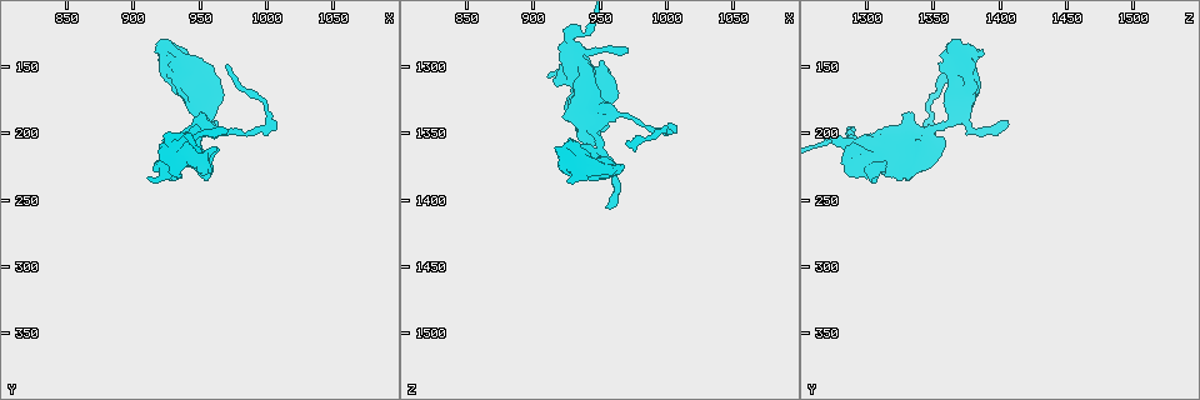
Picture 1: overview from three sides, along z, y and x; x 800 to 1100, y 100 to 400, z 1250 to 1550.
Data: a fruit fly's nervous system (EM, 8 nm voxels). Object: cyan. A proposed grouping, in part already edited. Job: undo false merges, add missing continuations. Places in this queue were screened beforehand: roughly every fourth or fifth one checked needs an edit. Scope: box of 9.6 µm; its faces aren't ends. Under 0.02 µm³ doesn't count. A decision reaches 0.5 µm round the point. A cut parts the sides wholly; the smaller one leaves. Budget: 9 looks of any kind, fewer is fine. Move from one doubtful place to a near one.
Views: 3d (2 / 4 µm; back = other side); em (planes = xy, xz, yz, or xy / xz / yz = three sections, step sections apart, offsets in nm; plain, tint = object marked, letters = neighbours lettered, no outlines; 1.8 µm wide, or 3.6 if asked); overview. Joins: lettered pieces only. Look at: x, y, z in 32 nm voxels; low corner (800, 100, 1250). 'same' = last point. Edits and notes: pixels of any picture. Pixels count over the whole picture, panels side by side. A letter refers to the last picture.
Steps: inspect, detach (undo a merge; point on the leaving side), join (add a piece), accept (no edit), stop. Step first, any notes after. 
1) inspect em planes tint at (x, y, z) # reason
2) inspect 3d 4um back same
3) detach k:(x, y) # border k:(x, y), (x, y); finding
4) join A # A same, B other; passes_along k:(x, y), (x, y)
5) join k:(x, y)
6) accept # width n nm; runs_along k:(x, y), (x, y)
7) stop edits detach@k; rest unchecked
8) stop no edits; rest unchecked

inspect em planes letters at (924, 140, 1368) # calibre changes

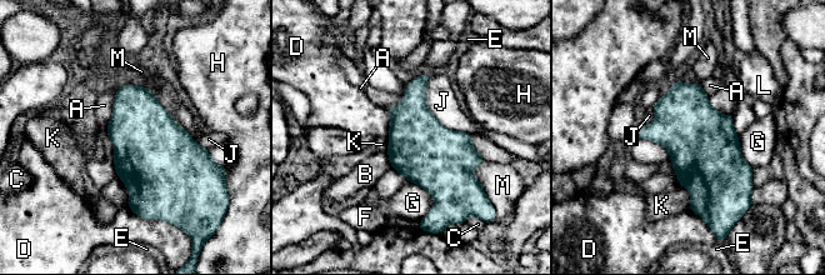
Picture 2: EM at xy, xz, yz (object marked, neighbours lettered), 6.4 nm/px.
accept # width 400 nm; A other, B other, C other, D other, E other, F other, G other, H other, J other, K other, L other, M other; border 2:(118, 176), (128, 191), (129, 206); continuous, no second cell

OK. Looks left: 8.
inspect em yz step 16 tint at (962, 212, 1316) # branch stops here

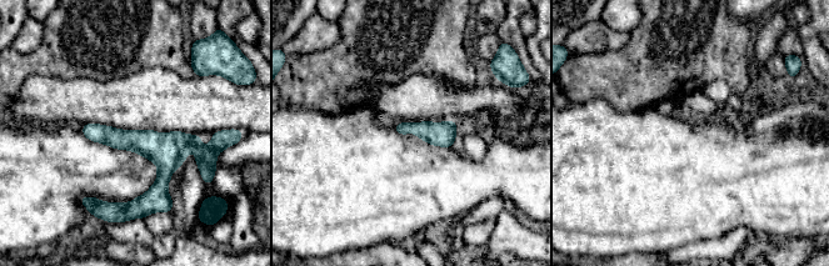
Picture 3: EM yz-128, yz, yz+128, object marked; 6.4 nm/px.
inspect em xz step 8 letters same # cut it another way

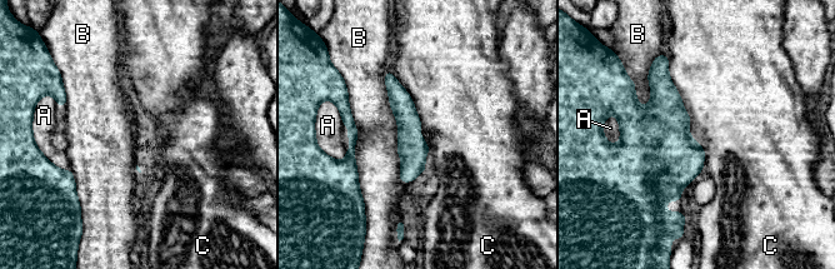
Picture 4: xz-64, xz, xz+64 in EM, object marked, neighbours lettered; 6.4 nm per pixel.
accept # A other, B other, C other; no lettered piece goes on from it

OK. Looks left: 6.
inspect 3d 2um at (960, 190, 1406) # free end

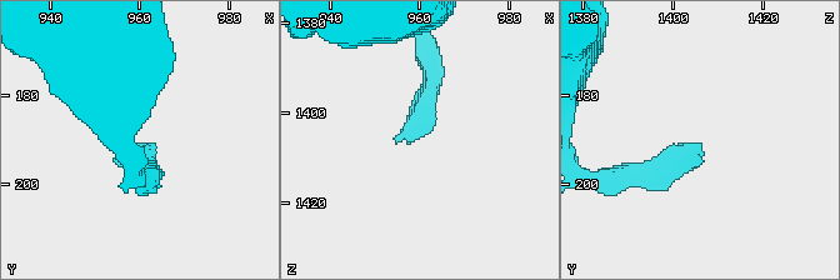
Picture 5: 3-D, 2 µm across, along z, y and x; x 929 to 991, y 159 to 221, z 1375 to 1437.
inspect em planes letters at (959, 191, 1407) # now the EM

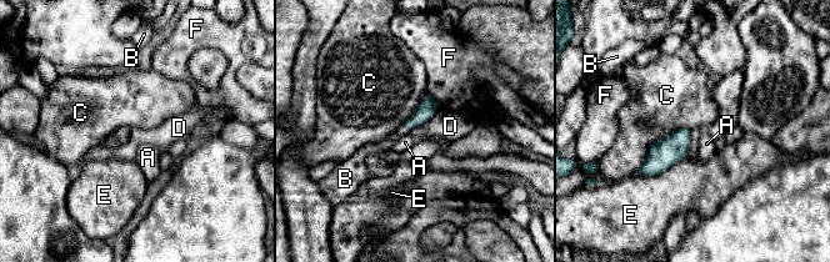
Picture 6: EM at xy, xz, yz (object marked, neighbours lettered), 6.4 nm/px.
join B # A other, B same, C other, D other, E other, F other; the cell continues

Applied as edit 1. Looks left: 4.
inspect 3d 2um at (928, 202, 1274) # abrupt turn

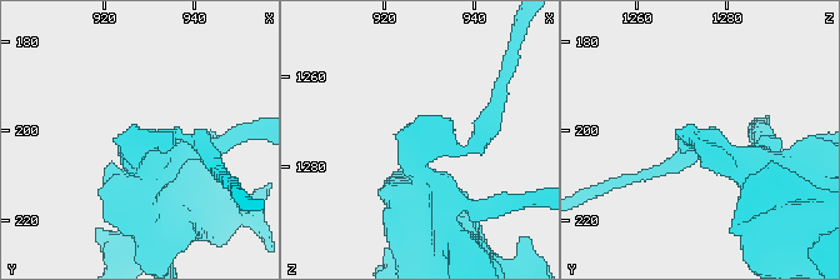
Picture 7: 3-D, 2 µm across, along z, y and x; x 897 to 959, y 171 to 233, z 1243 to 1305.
inspect em planes letters at (929, 201, 1273) # now the EM

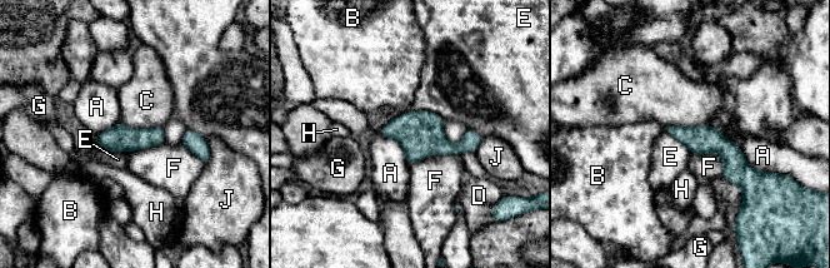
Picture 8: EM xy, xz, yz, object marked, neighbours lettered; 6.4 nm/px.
accept # A other, B other, C other, D other, E other, F other, G other, H other, J other; runs_along 8:(670, 129), (713, 140), (748, 180); all the same cell

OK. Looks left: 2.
stop edits join@6; rest unchecked

